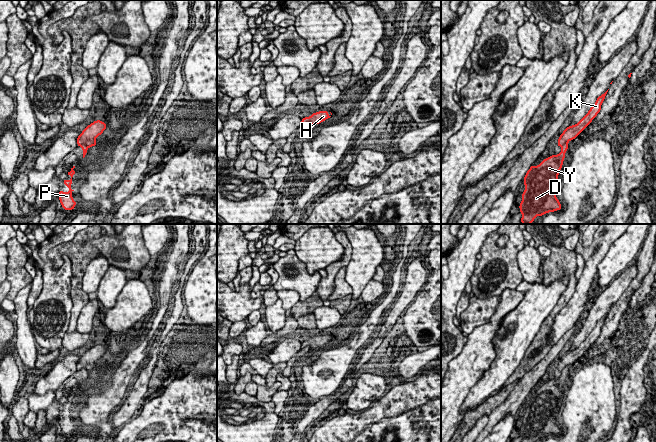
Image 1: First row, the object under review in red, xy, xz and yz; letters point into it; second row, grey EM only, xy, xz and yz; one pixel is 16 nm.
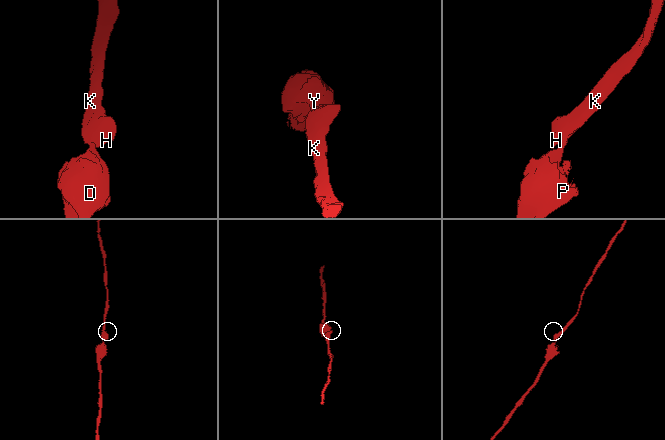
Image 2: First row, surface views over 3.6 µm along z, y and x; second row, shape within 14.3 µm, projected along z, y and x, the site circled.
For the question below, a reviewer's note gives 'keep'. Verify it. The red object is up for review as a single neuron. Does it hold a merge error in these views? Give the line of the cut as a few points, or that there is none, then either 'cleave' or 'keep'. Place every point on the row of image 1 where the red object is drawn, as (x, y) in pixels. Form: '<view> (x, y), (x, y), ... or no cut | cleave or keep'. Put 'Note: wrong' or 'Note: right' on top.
Note: wrong
yz (567, 142), (561, 147) | cleave

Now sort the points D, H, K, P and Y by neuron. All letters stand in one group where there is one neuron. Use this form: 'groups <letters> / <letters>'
groups D P Y / H K

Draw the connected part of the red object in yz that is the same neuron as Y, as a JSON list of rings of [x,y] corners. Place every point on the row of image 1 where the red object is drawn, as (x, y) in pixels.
[[[568,143],[558,155],[544,159],[538,166],[532,165],[527,171],[524,177],[525,190],[519,205],[522,224],[531,224],[537,216],[561,210],[556,190],[559,187],[558,175],[567,150]]]

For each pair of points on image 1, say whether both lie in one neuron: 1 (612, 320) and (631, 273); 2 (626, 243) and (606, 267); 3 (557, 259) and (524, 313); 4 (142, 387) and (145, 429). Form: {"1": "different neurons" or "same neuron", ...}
{"1": "different neurons", "2": "same neuron", "3": "different neurons", "4": "different neurons"}

